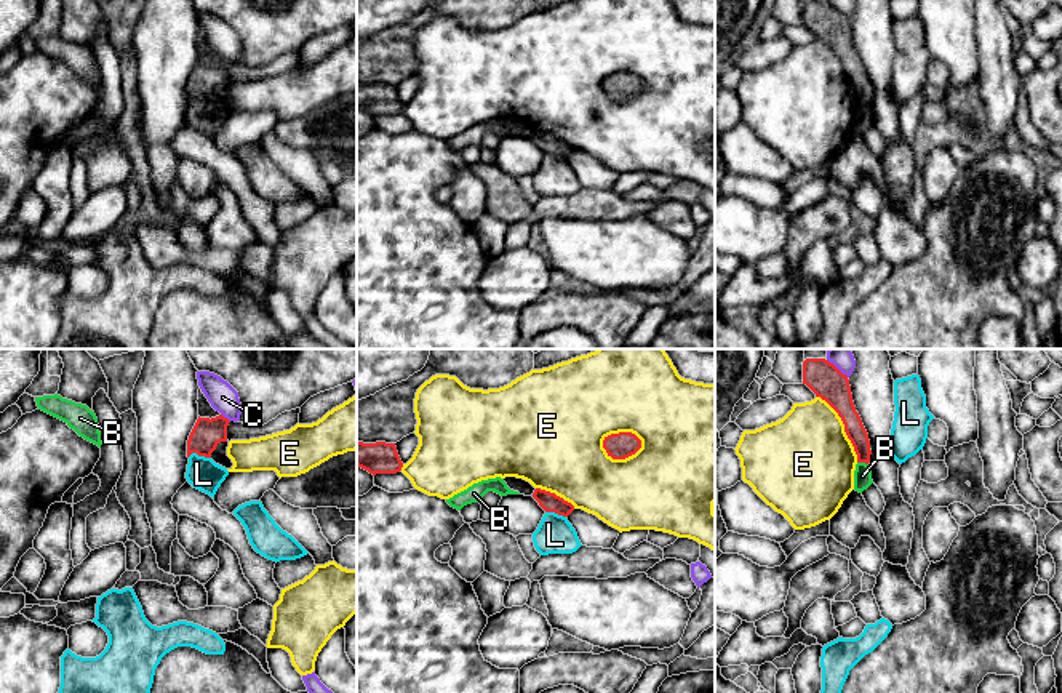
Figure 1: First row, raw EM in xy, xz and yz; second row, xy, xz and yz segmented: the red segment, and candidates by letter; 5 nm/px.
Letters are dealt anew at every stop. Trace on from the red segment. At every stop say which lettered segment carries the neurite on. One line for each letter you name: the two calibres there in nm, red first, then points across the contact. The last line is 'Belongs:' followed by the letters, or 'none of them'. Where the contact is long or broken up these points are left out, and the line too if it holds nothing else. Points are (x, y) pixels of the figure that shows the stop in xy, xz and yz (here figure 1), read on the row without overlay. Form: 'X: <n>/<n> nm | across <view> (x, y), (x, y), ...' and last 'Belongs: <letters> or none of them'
Belongs: none of them

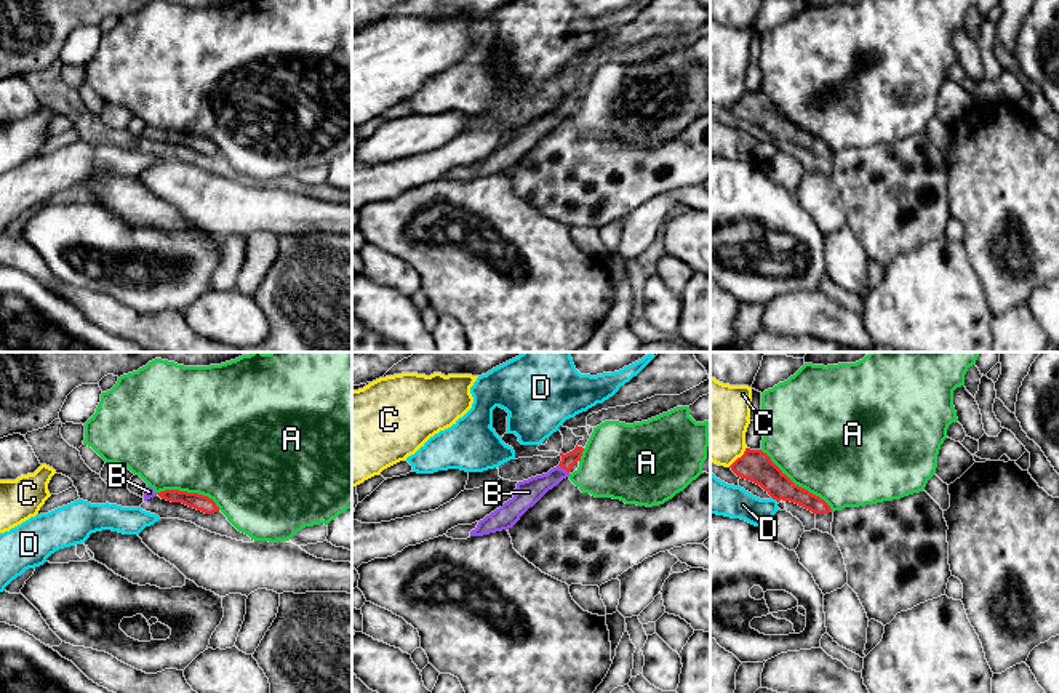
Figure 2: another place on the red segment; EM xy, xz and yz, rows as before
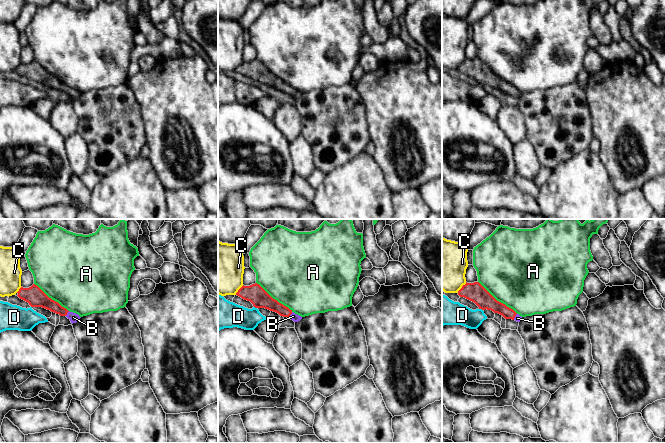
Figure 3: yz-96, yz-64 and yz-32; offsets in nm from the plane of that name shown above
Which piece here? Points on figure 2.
B: 70/130 nm | across xz (568, 101), (563, 109), (549, 122), (528, 133)
Belongs: B

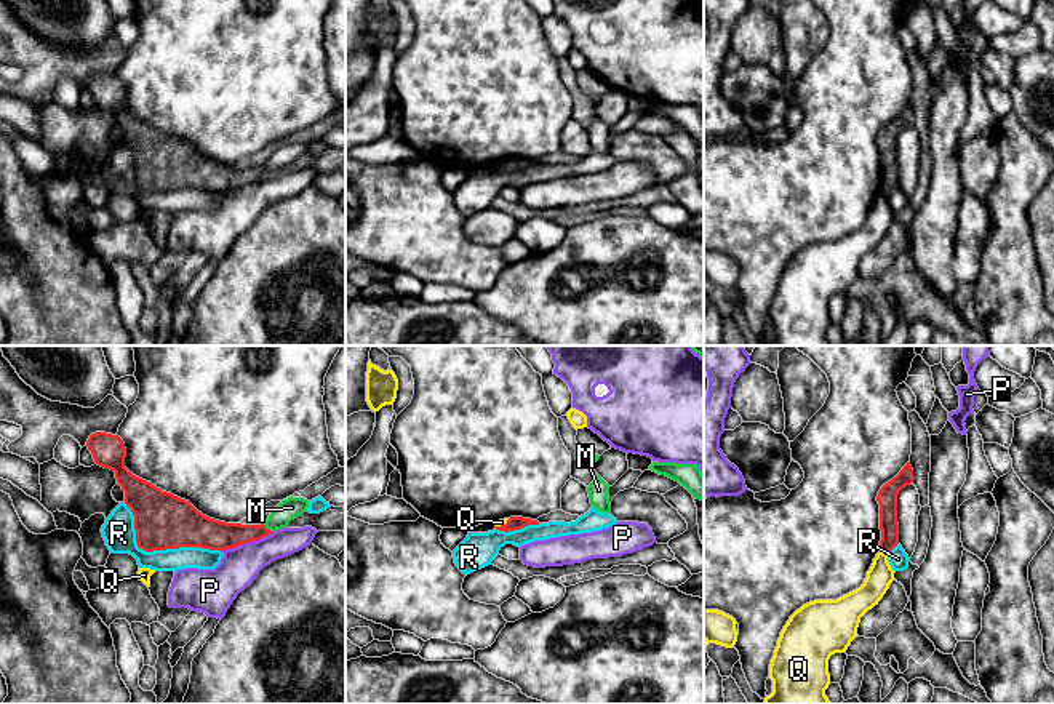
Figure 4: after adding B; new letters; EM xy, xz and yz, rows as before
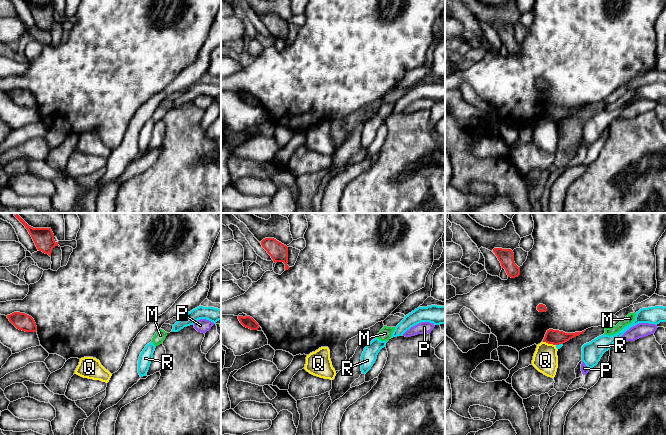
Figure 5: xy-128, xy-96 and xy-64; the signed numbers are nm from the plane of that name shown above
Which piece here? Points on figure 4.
Belongs: none of them

